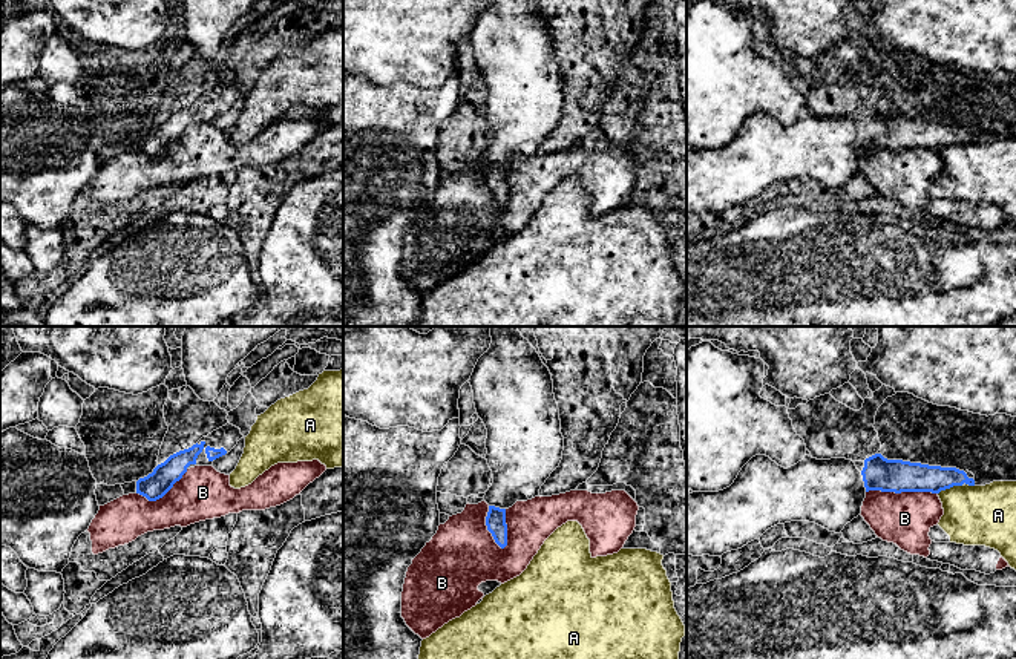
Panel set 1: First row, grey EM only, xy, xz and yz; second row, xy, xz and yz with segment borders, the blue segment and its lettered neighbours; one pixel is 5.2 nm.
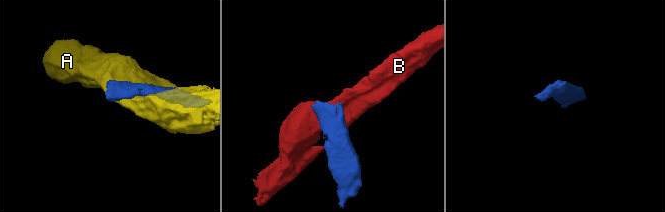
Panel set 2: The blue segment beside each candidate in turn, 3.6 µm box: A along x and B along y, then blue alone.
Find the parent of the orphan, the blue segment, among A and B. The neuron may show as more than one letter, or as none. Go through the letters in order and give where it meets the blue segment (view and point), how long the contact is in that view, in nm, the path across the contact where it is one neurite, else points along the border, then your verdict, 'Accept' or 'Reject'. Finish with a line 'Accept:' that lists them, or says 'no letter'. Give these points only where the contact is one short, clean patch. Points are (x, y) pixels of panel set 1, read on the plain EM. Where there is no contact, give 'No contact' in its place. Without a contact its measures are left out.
A: Touches blue at yz (950, 143). Shared border 150 nm. Reject
B: Touches blue at xz (488, 184). Shared border 240 nm. Reject
Accept: no letter

